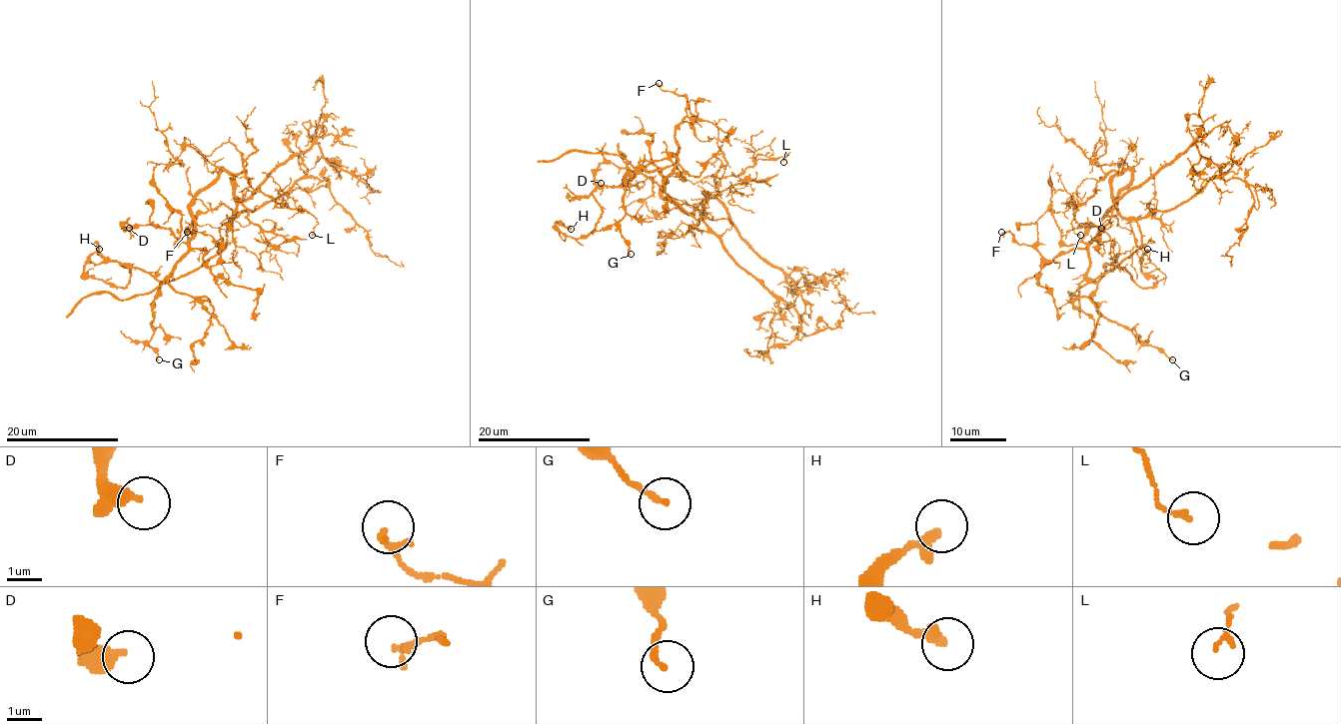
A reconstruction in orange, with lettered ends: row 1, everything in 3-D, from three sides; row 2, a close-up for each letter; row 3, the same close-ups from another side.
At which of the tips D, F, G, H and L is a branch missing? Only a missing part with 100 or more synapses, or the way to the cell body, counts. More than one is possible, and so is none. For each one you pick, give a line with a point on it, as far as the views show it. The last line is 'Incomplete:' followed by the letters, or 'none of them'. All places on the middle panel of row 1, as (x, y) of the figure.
Incomplete: none of them

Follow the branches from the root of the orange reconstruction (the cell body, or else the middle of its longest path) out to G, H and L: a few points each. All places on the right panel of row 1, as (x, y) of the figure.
G: (1137, 225), (1142, 245), (1091, 280), (1096, 286), (1094, 305), (1140, 342), (1156, 346), (1172, 360)
H: (1137, 225), (1142, 245), (1091, 280), (1111, 265), (1151, 287), (1157, 282), (1142, 272), (1147, 249)
L: (1137, 225), (1126, 220), (1115, 204), (1113, 170), (1077, 207), (1071, 225), (1080, 235)

